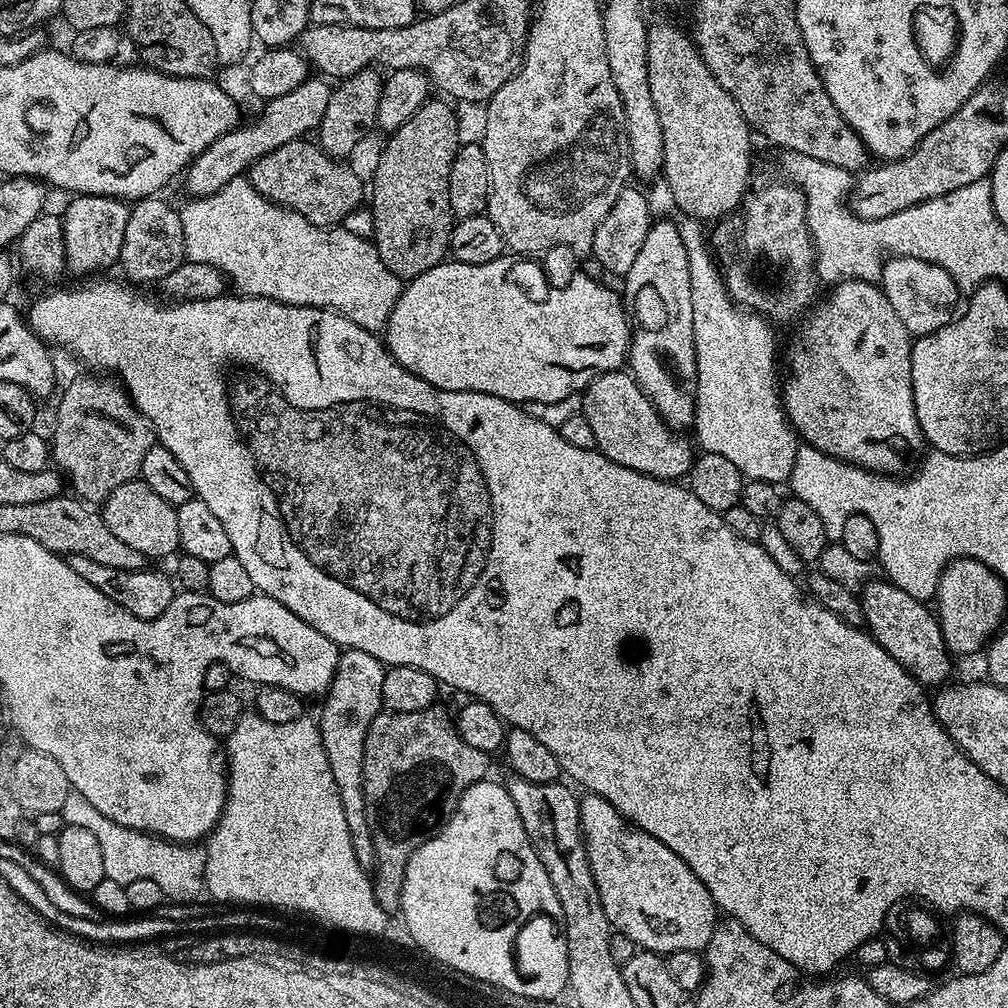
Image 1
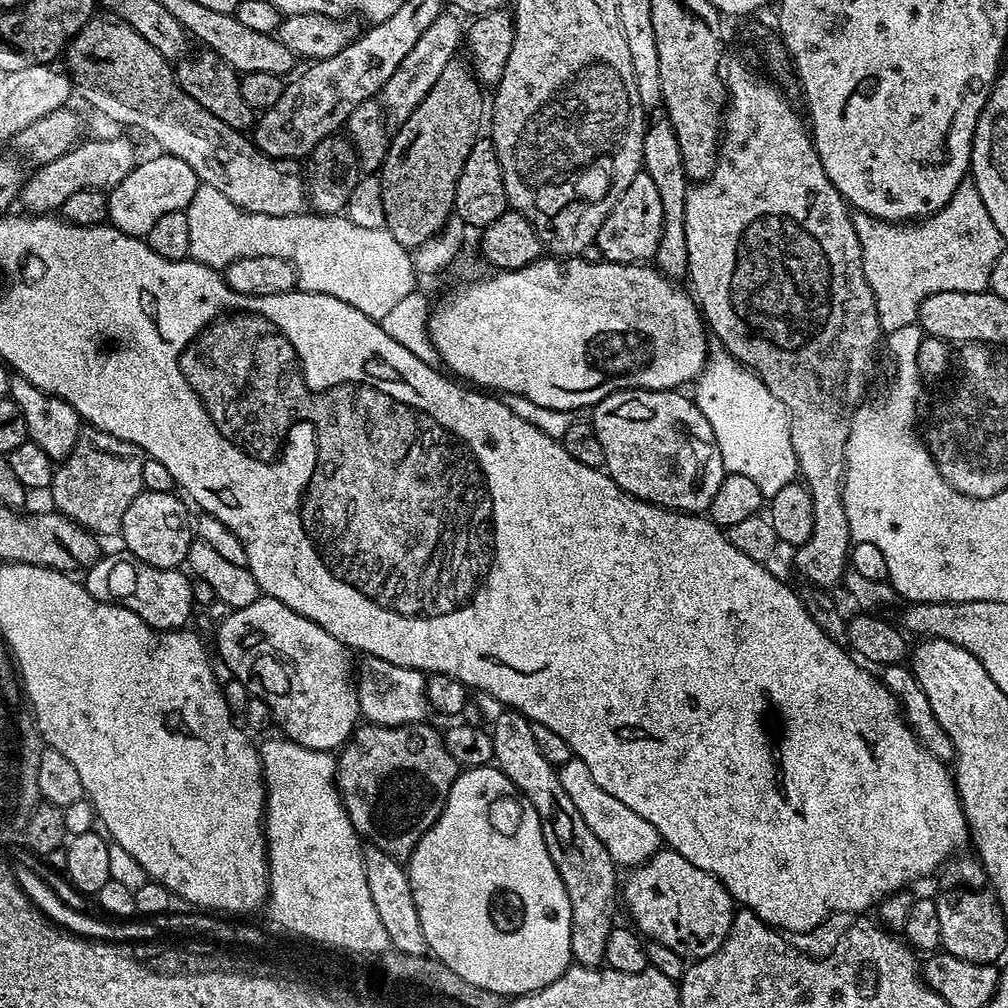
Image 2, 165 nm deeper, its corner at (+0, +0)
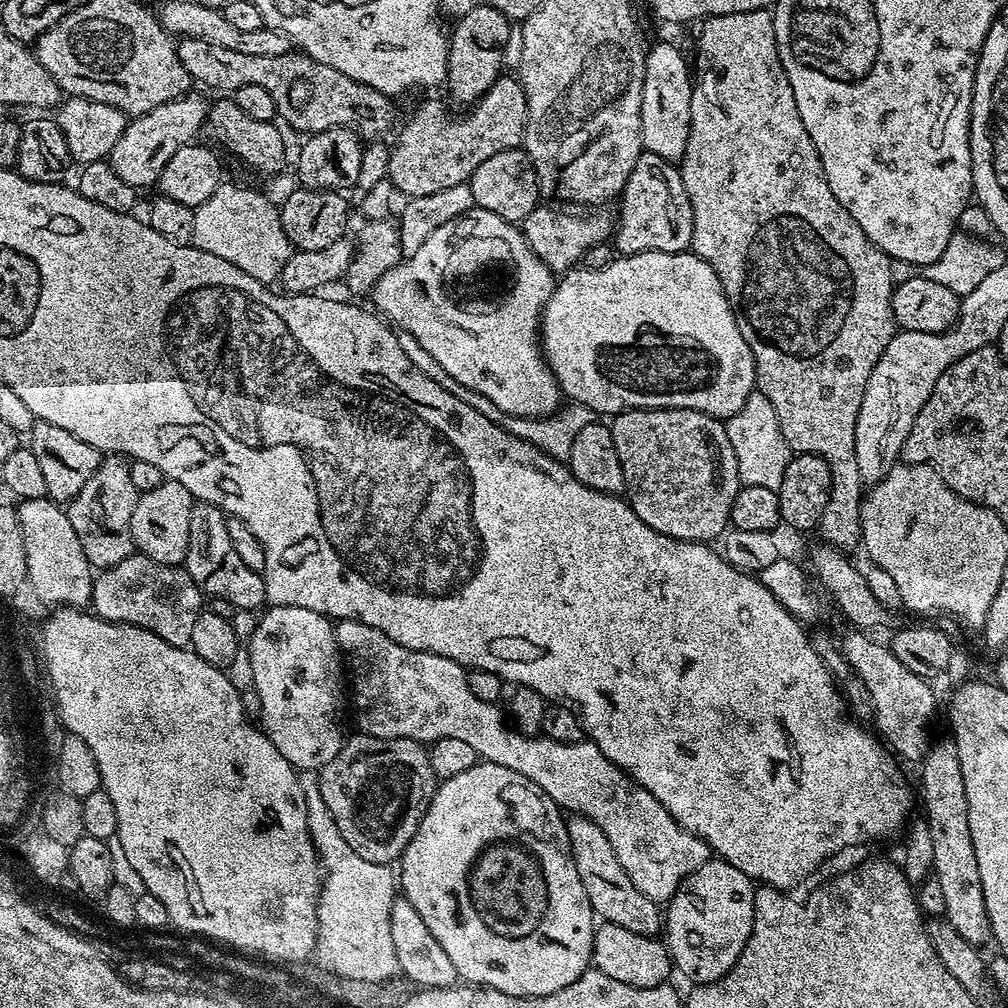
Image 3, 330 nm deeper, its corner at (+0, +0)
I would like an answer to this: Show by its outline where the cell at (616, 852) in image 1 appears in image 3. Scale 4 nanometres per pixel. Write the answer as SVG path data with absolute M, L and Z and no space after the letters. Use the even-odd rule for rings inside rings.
M710 858L698 870L680 883L680 888L667 901L666 915L663 917L663 931L666 935L668 954L677 973L681 972L693 985L712 984L721 980L736 965L754 926L754 894L757 885L738 866L719 858Z

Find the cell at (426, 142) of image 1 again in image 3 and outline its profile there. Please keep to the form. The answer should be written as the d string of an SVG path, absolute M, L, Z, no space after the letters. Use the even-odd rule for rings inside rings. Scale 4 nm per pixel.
M486 2L474 6L470 14L459 17L455 24L456 29L450 32L446 89L452 95L453 105L471 106L484 97L484 92L490 90L505 71L506 49L514 36L514 24L504 17L502 10L494 10L494 6Z

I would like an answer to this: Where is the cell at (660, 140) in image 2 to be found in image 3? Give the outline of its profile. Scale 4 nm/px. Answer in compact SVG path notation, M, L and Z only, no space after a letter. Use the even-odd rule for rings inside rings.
M656 44L644 57L640 143L643 151L679 162L684 157L686 138L690 134L690 98L694 76L688 73L688 60L672 44Z

